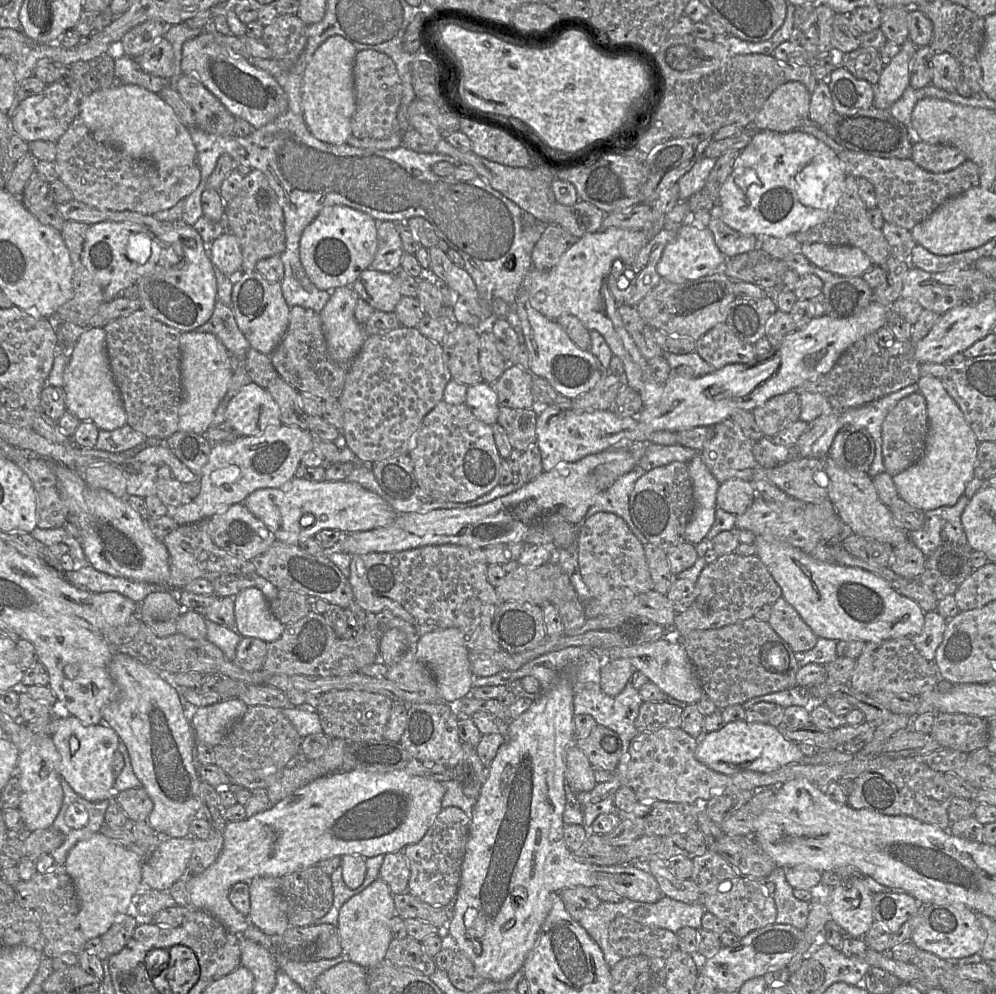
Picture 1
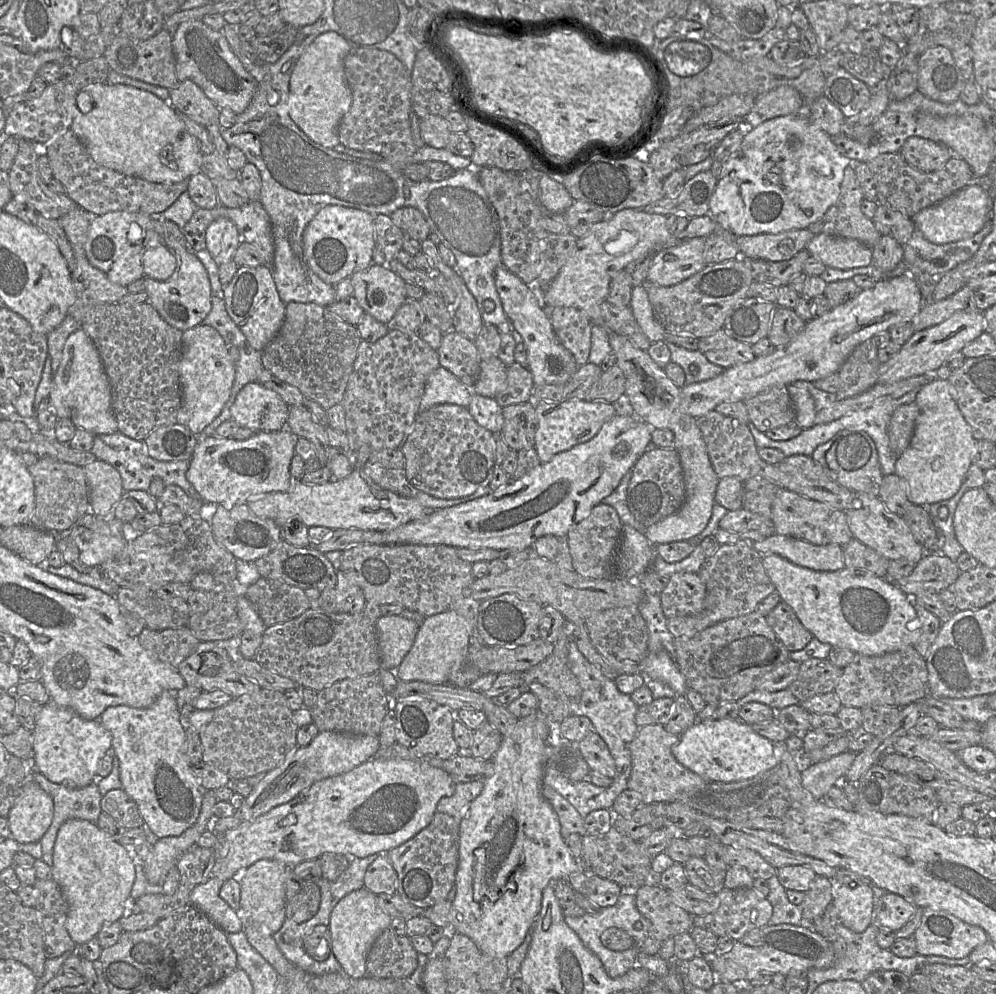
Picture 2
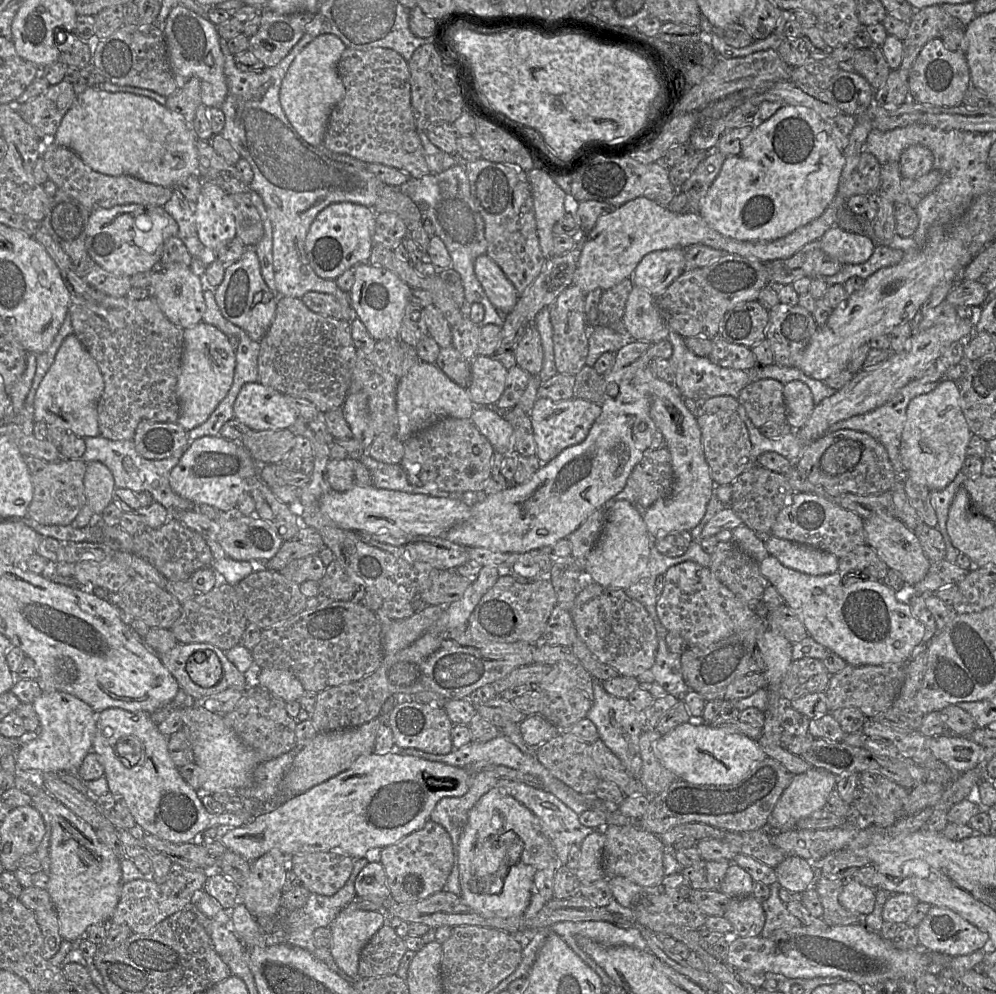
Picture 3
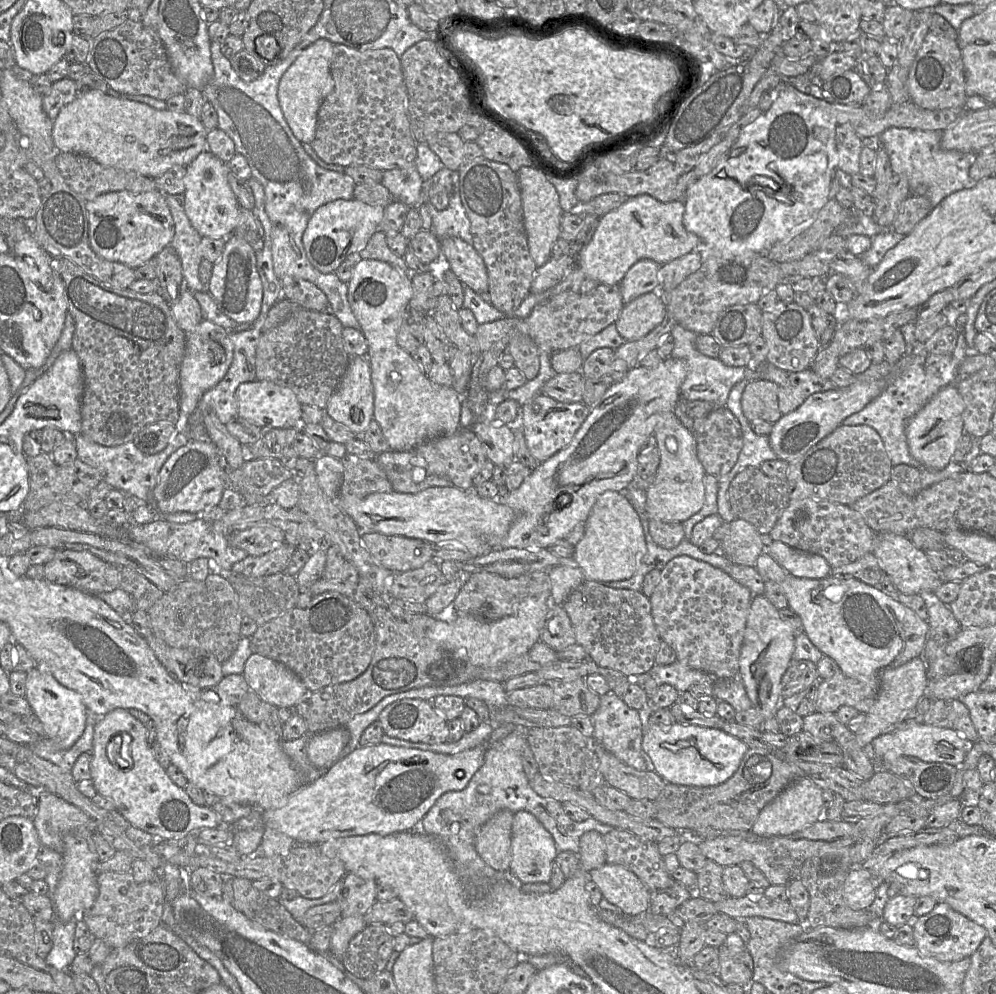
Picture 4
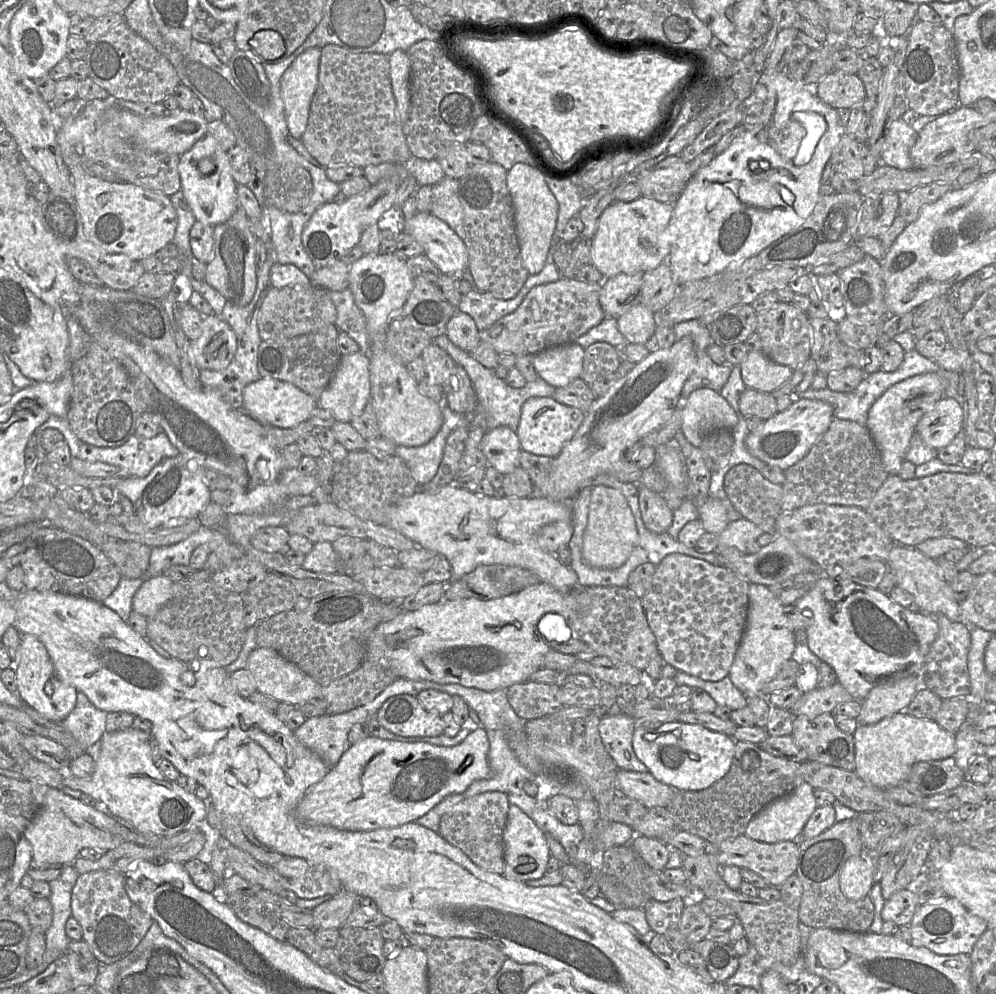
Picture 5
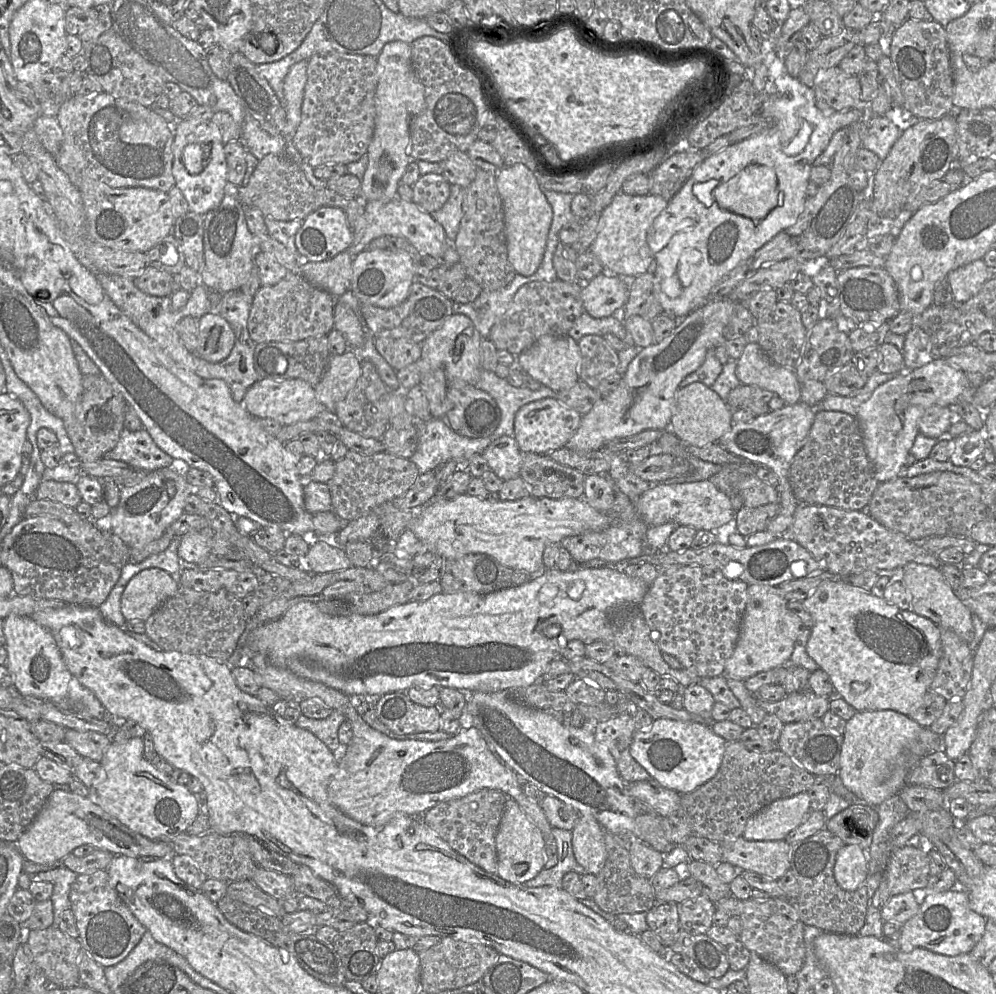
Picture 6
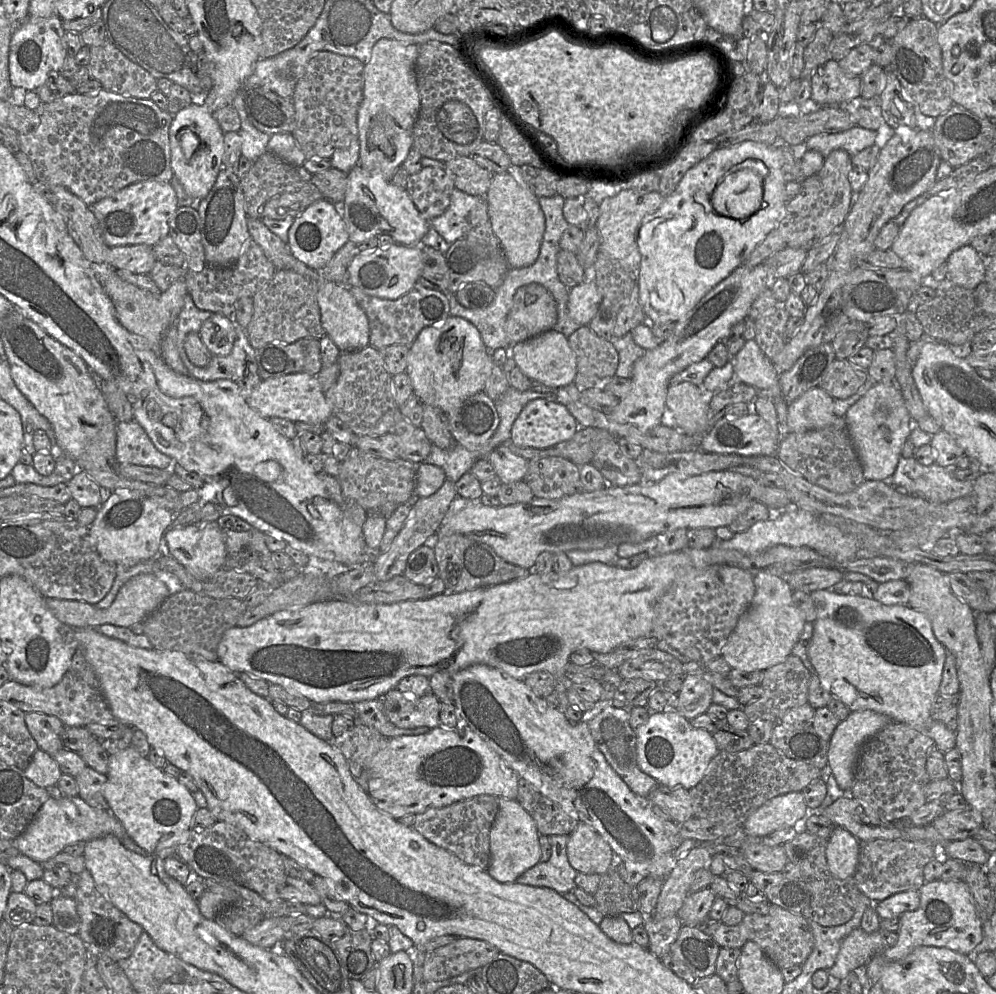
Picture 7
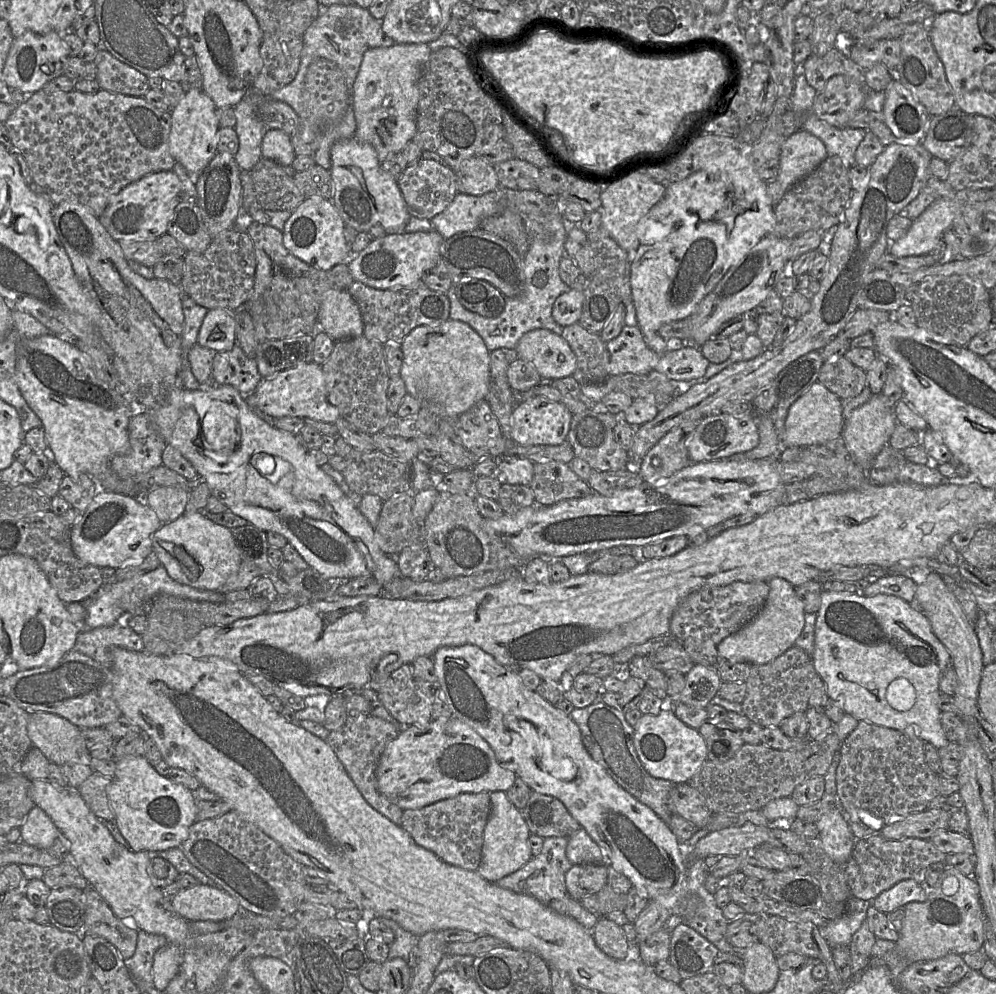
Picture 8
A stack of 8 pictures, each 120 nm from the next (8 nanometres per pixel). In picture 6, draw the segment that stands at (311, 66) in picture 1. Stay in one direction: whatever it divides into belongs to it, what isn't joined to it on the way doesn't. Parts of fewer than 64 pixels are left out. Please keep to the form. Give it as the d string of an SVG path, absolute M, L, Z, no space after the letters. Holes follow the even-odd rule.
M301 60L289 69L284 80L284 95L288 119L288 135L293 138L301 123L304 89L307 82L308 60Z

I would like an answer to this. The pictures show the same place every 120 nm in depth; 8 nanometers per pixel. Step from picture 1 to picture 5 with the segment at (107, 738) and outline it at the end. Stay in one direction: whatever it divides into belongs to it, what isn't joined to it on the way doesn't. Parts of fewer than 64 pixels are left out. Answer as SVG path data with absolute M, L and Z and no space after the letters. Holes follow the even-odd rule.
M21 634L19 661L15 665L15 673L17 694L23 703L34 708L46 719L60 722L75 707L78 691L58 677L45 645L32 634Z

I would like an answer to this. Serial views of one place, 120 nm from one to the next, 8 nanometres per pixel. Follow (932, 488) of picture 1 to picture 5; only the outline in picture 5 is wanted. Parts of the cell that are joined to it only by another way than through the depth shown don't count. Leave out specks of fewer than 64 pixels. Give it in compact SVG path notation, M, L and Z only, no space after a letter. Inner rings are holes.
M943 397L920 419L915 433L927 446L939 450L962 431L963 420L961 404L953 398Z

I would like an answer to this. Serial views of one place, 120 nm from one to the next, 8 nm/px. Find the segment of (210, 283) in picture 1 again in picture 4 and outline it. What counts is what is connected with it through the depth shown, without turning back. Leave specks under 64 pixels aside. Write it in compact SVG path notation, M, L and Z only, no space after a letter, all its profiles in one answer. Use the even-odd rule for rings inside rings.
M184 281L181 284L180 297L170 305L170 310L177 326L186 334L194 332L203 321L200 304L195 299Z

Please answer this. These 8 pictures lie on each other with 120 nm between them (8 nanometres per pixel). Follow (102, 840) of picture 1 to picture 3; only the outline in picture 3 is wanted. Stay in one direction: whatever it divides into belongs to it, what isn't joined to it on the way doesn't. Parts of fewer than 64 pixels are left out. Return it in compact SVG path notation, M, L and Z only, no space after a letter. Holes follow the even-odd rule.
M23 778L14 779L13 787L43 804L51 817L50 874L47 891L58 914L63 940L74 942L83 937L88 926L110 921L120 899L122 871L120 859L100 842L96 831L71 810L54 799L45 789Z

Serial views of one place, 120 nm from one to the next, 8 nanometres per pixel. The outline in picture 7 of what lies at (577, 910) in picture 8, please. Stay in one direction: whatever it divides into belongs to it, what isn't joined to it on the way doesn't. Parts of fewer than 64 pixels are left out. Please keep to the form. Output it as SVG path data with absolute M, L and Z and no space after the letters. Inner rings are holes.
M551 835L549 842L551 845L549 860L540 861L526 870L515 882L522 885L546 887L556 891L599 925L605 916L594 906L583 905L573 893L573 889L576 887L574 880L578 871L568 861L568 835Z

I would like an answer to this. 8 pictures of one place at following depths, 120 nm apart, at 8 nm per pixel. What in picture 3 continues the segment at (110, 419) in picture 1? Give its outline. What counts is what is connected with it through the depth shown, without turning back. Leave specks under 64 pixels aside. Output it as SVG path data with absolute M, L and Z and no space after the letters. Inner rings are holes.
M74 334L62 342L55 360L41 381L34 399L34 421L56 425L79 437L100 435L97 405L104 390L102 373L90 353Z

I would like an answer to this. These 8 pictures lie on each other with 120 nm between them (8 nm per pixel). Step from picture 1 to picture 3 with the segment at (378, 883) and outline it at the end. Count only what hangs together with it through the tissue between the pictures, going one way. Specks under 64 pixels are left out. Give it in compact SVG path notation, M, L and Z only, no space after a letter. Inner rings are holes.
M343 908L330 924L329 950L336 965L347 975L357 978L360 952L367 941L385 924L384 911Z

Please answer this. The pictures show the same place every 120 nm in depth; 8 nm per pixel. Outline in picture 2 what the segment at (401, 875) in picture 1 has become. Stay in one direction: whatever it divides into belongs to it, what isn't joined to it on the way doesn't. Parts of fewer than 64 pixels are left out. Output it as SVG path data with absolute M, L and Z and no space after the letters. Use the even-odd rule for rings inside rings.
M386 854L379 856L364 875L364 887L375 895L394 895L397 891L397 873Z

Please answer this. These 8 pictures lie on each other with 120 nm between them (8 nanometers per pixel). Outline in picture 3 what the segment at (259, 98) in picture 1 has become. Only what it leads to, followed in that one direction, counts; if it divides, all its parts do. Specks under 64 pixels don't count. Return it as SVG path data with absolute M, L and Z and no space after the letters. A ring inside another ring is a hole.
M178 4L170 11L163 32L171 71L178 89L183 88L191 78L198 78L202 104L221 108L228 88L224 74L225 57L220 47L220 36L216 26L207 17L202 17Z

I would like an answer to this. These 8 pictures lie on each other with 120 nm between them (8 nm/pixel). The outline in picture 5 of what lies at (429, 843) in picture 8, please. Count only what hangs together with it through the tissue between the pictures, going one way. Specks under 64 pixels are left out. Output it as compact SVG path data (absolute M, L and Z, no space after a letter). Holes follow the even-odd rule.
M490 791L475 795L442 817L438 834L465 853L477 866L501 875L504 873L503 833L509 806L507 795L503 792Z

